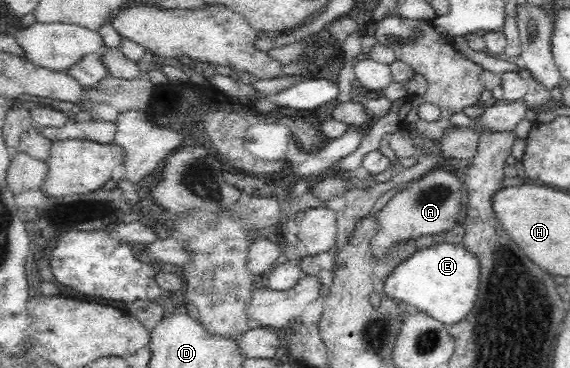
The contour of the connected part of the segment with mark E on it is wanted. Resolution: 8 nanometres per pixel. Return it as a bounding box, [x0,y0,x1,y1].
[385,243,480,325]

